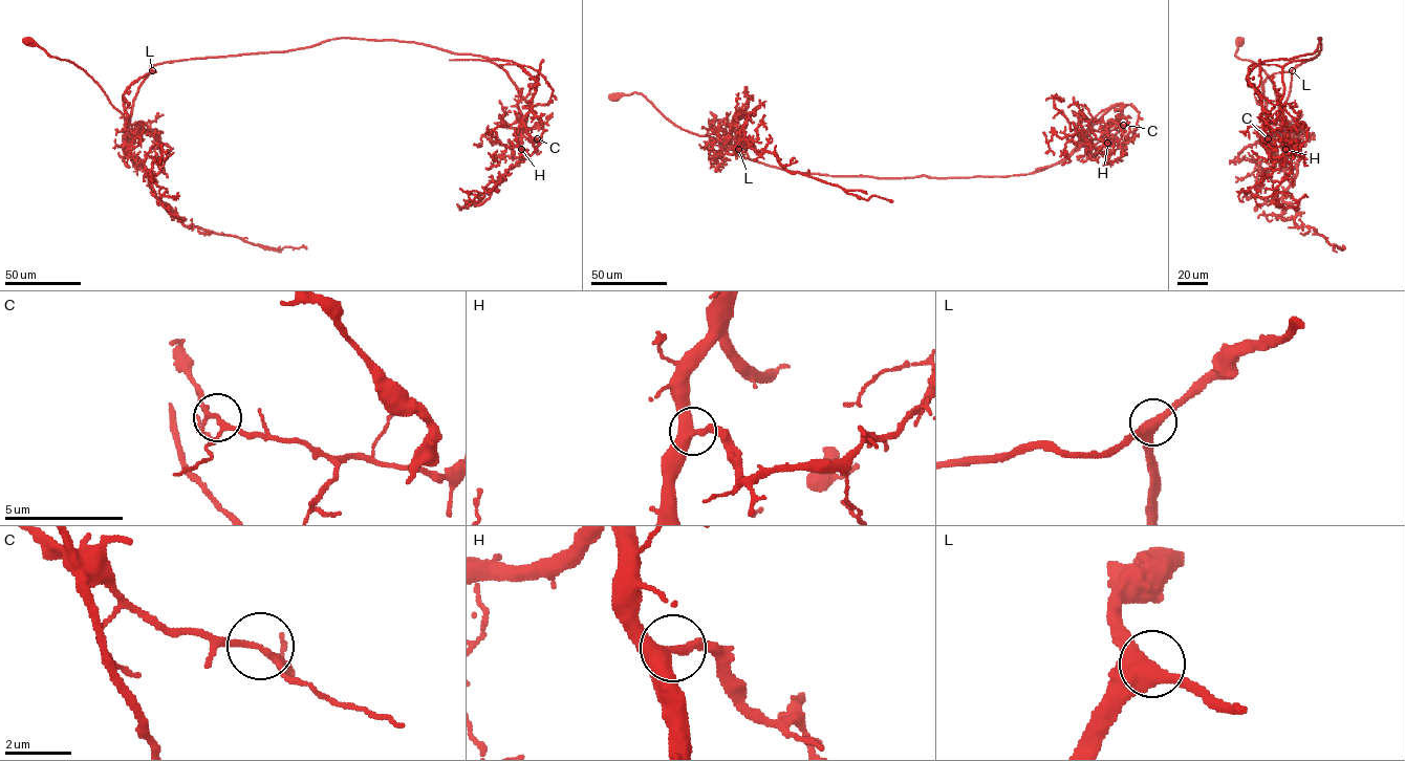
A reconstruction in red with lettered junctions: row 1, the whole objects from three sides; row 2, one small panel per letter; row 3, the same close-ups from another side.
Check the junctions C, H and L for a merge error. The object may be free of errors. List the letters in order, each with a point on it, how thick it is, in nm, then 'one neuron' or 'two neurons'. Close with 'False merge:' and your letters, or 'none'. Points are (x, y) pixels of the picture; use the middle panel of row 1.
C: place (1123, 125); calibre 170 nm; two neurons
H: place (1107, 143); calibre 320 nm; one neuron
L: place (738, 149); calibre 420 nm; one neuron
False merge: C

